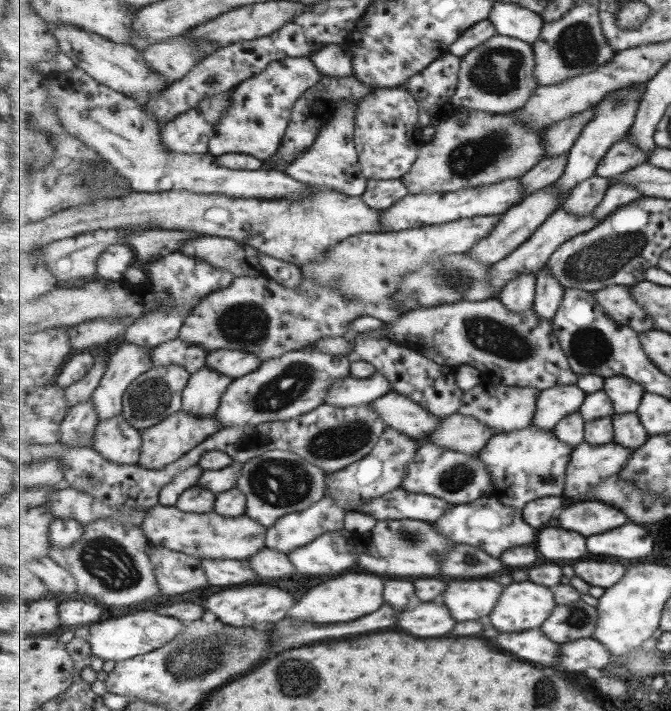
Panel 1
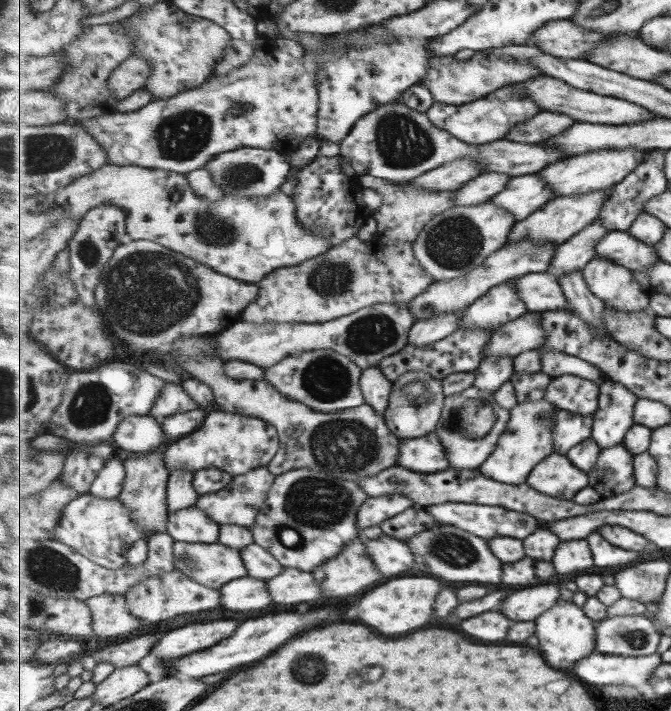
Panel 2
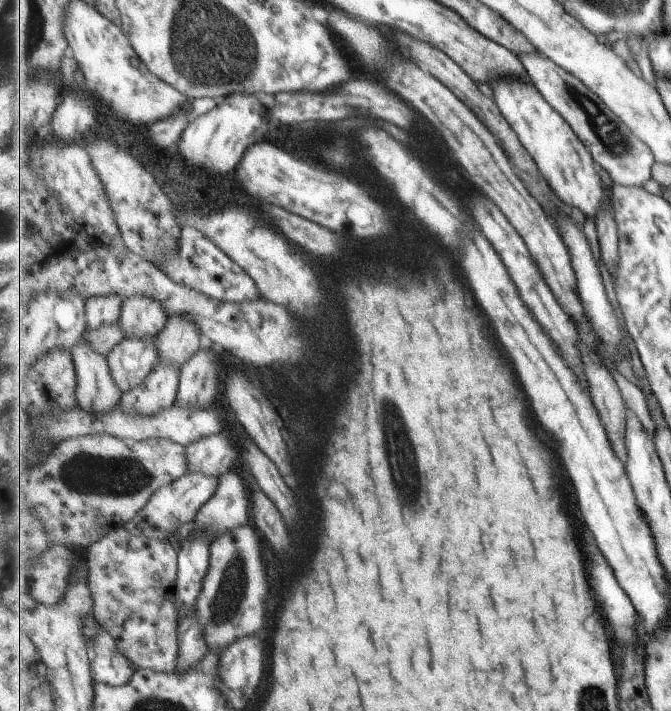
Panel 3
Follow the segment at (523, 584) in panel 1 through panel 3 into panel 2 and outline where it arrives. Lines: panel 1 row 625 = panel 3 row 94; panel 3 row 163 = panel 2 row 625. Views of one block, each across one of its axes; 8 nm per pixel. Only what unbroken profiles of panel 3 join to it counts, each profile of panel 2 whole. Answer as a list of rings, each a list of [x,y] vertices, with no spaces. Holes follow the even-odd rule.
[[[557,602],[537,620],[537,638],[541,640],[541,650],[545,660],[555,668],[571,668],[577,660],[585,659],[596,651],[597,622],[585,615],[584,607],[573,602]]]

